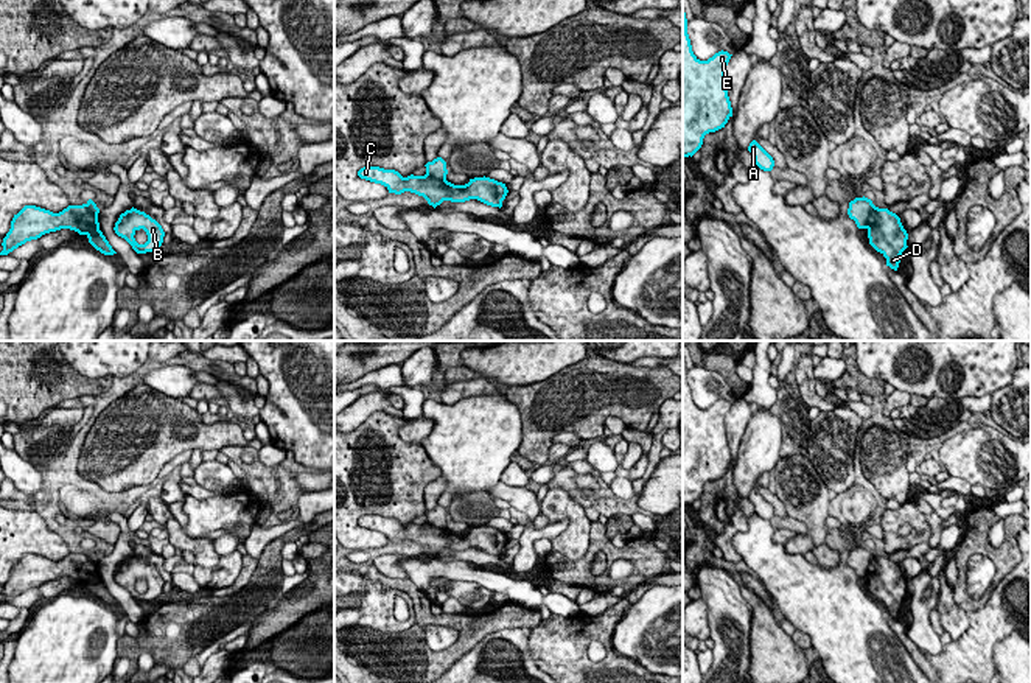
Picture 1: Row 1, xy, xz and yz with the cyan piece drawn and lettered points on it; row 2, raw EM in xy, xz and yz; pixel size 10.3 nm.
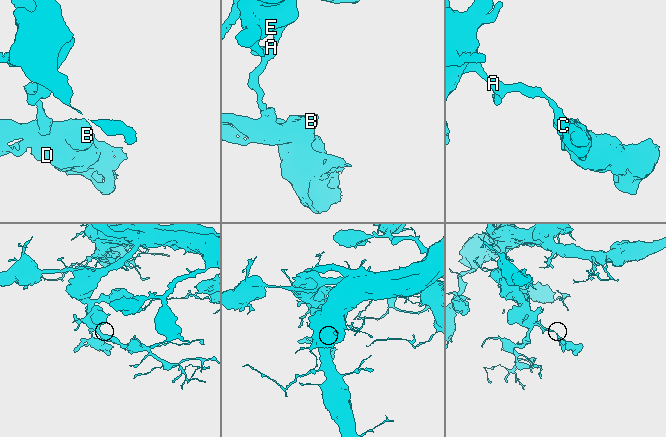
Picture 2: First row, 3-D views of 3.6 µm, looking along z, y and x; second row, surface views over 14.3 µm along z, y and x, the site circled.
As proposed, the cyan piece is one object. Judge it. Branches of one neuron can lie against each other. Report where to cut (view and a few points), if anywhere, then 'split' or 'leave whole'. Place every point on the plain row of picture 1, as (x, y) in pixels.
cut in yz along (874, 554), (865, 576); split

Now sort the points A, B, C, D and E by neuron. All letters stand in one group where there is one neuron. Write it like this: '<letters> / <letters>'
A E / B C D

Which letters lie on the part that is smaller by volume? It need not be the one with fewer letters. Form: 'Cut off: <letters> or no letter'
Cut off: B, C, D

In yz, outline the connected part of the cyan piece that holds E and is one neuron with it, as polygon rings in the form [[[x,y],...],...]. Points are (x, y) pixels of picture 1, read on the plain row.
[[[683,356],[683,506],[692,506],[704,484],[725,476],[732,465],[725,431],[731,405],[722,398],[700,409],[692,400]]]

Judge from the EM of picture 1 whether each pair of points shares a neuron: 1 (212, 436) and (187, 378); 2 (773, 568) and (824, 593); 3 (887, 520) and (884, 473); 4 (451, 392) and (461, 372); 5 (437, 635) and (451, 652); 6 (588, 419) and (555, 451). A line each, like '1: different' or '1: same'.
1: different
2: same
3: different
4: different
5: different
6: different

